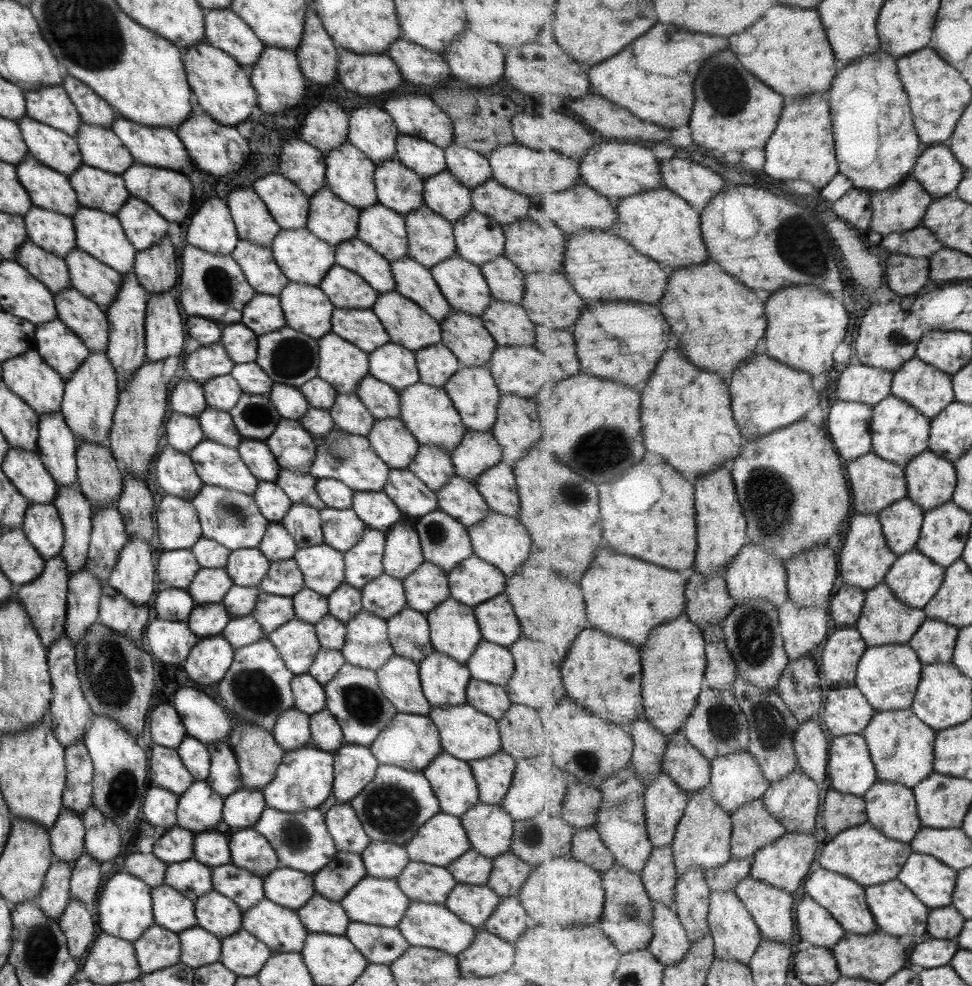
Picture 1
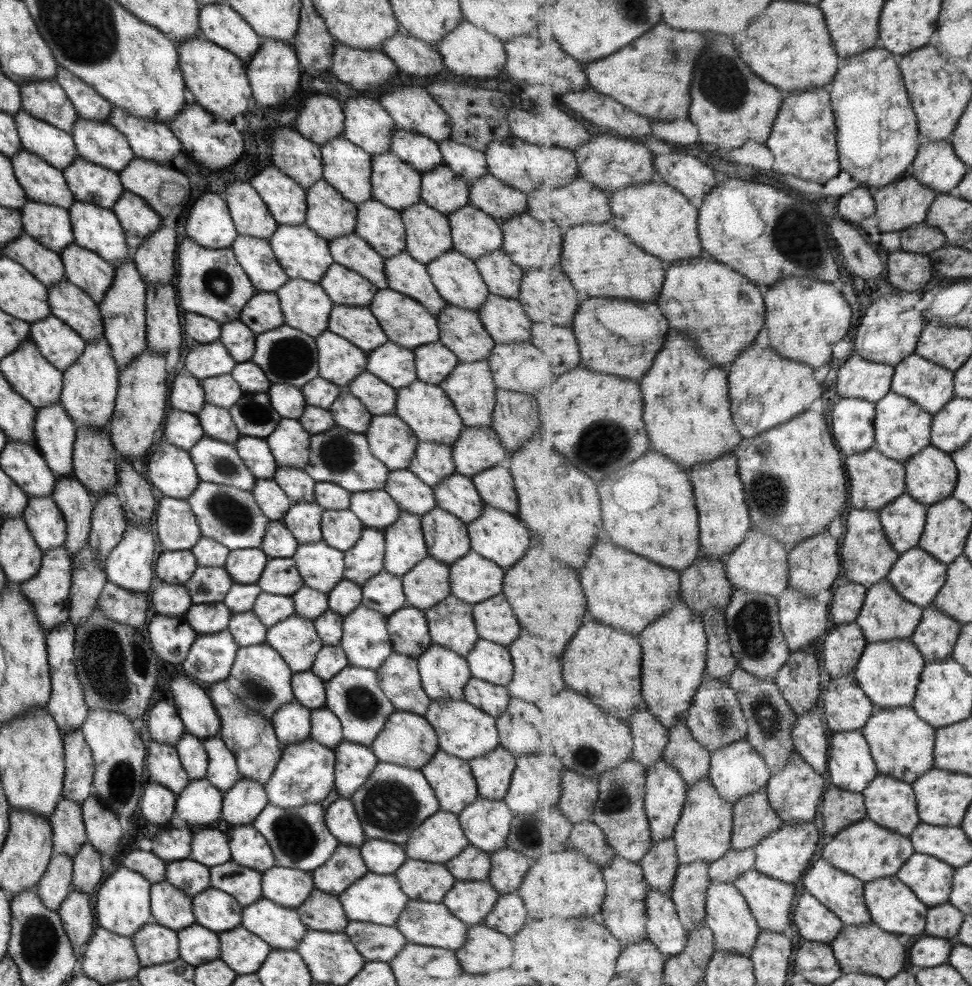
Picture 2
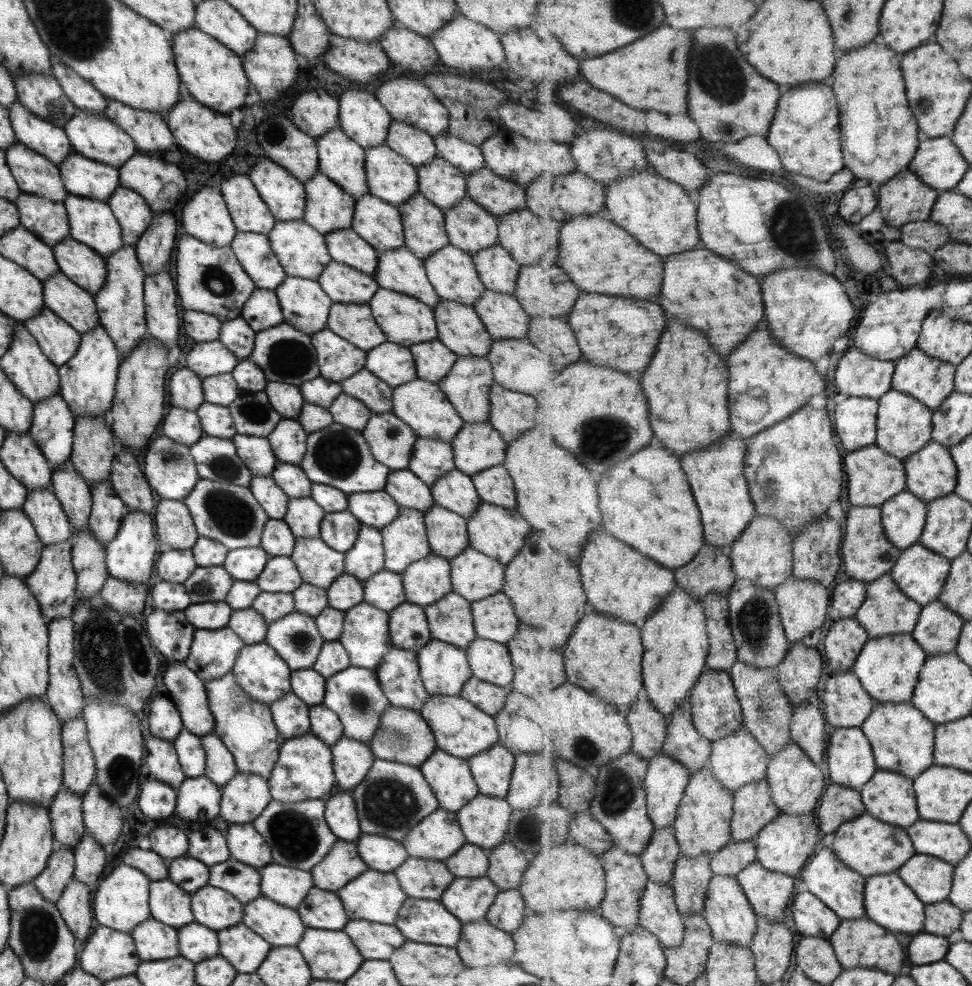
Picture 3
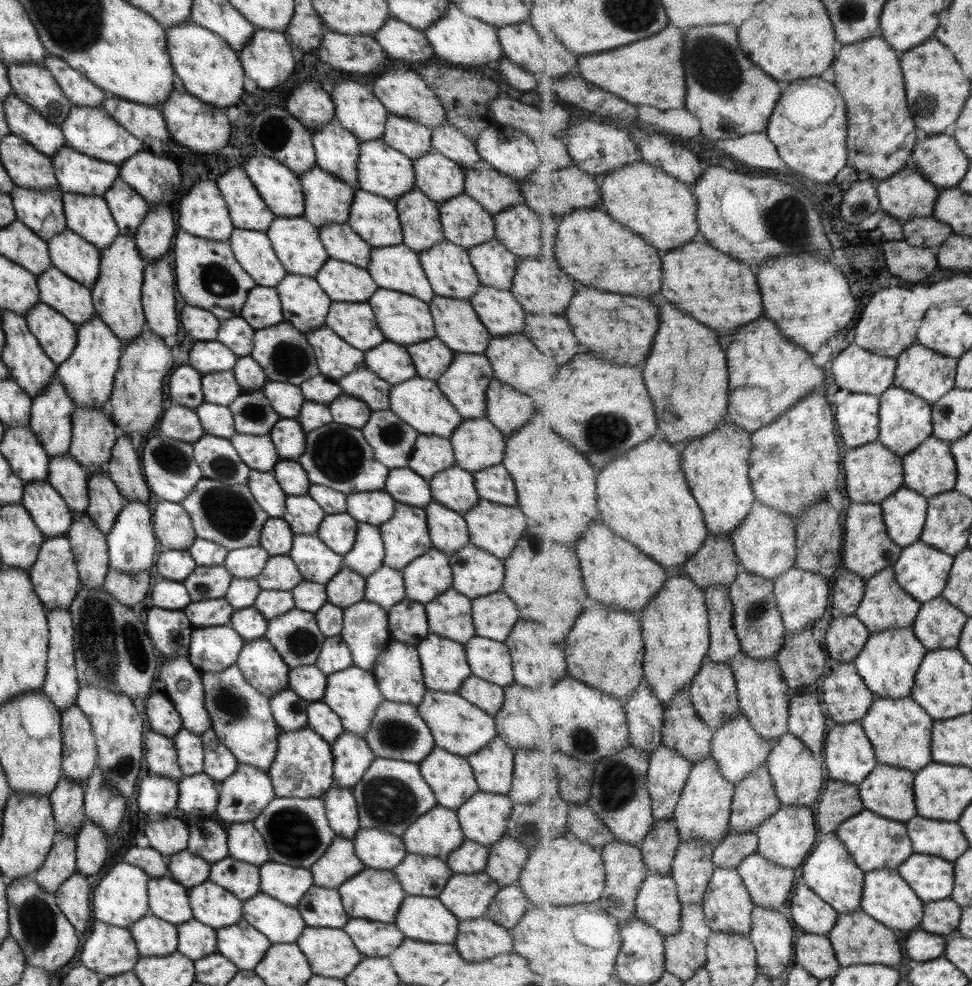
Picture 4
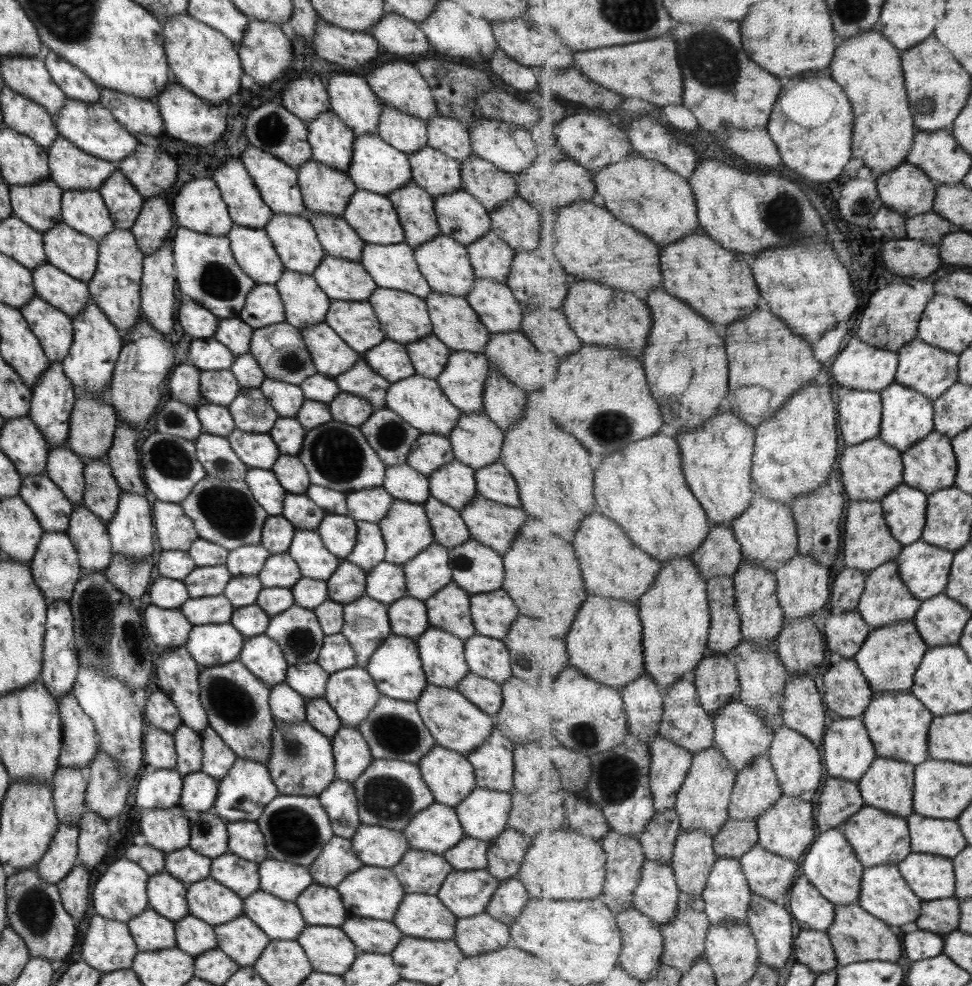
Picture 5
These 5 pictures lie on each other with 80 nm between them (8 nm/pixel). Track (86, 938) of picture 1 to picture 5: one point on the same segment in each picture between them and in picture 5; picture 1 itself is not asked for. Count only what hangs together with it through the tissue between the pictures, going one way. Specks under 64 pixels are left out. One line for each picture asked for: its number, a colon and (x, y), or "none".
2: (74, 912)
3: (74, 905)
4: (72, 898)
5: (73, 888)

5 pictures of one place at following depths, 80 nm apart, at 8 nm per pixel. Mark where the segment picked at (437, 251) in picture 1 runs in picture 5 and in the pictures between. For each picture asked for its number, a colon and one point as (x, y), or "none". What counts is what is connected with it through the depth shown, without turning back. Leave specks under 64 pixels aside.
2: (427, 232)
3: (423, 227)
4: (419, 219)
5: (414, 207)

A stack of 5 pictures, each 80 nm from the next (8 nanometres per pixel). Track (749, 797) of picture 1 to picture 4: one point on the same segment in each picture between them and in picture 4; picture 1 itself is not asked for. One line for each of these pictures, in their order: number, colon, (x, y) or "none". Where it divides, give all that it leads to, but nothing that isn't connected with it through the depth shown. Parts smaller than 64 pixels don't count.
2: (738, 770)
3: (739, 759)
4: (739, 750)

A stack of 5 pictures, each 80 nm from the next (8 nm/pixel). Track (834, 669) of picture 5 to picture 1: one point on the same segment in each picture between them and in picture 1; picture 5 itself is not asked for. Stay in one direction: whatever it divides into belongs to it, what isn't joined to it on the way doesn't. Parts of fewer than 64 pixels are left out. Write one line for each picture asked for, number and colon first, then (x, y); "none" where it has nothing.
1: (847, 711)
2: (847, 707)
3: (846, 702)
4: (848, 699)

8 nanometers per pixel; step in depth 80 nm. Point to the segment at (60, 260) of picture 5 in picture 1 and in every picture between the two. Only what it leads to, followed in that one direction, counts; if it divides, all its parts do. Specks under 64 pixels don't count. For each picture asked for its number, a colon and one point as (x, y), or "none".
1: (99, 283)
2: (83, 268)
3: (84, 267)
4: (76, 258)

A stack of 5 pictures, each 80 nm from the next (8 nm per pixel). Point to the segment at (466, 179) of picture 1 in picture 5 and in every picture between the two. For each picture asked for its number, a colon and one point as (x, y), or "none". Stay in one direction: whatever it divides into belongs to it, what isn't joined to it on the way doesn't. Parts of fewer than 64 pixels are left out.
2: (470, 164)
3: (466, 158)
4: (446, 140)
5: (446, 135)

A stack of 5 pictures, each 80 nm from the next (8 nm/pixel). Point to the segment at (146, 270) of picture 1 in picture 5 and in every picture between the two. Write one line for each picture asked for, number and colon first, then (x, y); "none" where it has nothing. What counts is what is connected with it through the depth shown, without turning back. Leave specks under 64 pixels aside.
2: (153, 260)
3: (153, 248)
4: (153, 236)
5: (151, 227)

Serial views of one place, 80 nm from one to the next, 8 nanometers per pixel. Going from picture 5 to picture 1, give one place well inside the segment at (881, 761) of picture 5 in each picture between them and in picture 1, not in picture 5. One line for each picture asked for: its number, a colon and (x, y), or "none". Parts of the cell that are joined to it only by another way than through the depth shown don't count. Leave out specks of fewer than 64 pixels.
1: (892, 808)
2: (891, 803)
3: (891, 797)
4: (889, 791)

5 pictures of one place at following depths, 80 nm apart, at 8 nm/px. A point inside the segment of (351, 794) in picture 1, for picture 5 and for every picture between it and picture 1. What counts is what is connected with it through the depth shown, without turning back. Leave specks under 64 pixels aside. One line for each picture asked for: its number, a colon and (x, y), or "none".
2: (353, 764)
3: (351, 759)
4: (351, 756)
5: (351, 754)

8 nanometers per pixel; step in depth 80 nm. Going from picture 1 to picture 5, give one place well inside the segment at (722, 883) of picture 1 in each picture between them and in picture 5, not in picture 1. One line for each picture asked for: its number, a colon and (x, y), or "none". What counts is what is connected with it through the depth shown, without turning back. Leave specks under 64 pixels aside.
2: (734, 864)
3: (732, 859)
4: (737, 846)
5: (737, 837)

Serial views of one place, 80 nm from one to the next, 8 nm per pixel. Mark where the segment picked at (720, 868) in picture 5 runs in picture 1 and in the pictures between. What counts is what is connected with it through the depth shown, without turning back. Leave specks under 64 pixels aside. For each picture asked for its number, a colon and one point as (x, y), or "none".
1: (737, 936)
2: (729, 915)
3: (729, 912)
4: (728, 906)

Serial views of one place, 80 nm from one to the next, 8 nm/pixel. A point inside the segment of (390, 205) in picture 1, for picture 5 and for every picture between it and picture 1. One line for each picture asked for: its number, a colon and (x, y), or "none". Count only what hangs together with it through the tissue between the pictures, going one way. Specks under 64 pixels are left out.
2: (395, 184)
3: (389, 176)
4: (381, 170)
5: (375, 166)

